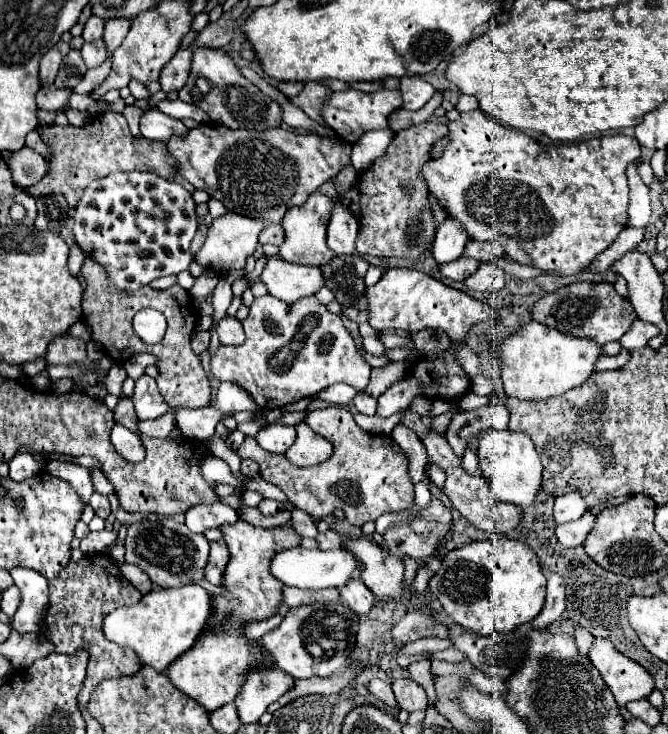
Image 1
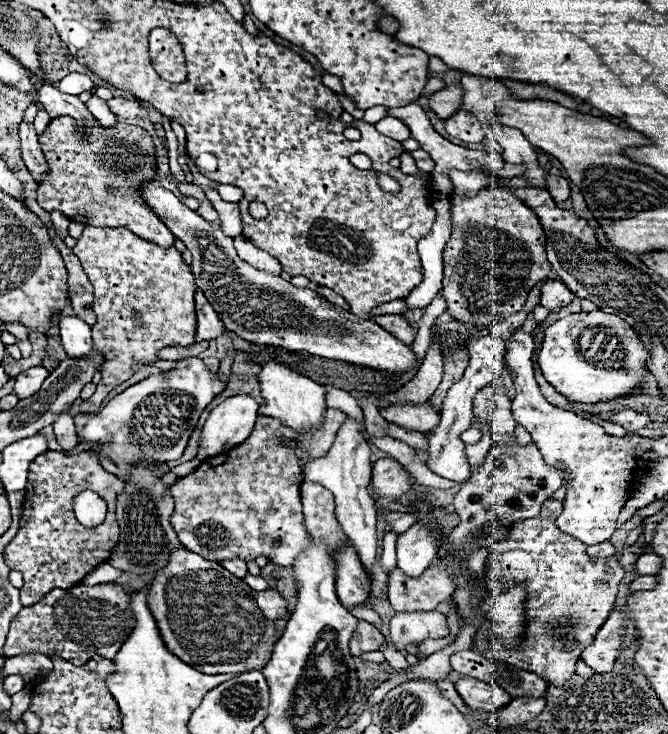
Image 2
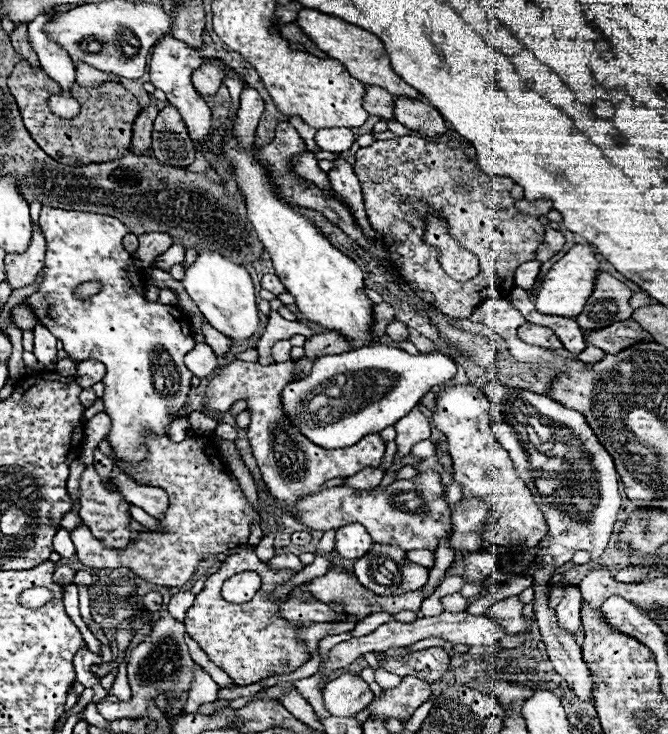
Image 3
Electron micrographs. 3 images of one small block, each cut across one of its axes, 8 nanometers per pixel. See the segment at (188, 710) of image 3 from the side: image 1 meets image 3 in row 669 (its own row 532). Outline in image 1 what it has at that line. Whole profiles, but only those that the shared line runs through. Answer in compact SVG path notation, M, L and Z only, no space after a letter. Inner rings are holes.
M214 502L214 504L192 506L186 512L186 522L184 524L192 532L202 534L208 528L218 528L218 526L224 526L224 524L234 524L236 520L238 520L238 512L236 510L232 510L230 506L224 506L220 502Z

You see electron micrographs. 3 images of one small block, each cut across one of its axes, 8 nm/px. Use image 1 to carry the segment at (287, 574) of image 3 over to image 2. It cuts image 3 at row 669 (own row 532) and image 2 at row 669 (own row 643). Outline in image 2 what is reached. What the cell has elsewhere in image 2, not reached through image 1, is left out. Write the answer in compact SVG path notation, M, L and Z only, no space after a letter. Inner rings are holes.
M190 550L172 552L168 568L154 576L148 592L148 608L152 608L168 648L198 672L208 674L240 674L264 668L278 640L274 622L286 616L286 606L288 600L278 590L256 592L218 562L204 560Z

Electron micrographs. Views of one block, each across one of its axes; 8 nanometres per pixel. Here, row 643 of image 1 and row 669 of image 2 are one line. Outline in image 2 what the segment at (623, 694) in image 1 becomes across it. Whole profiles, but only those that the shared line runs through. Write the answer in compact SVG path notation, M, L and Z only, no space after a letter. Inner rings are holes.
M612 612L608 620L602 624L602 628L596 632L592 644L588 644L582 650L582 660L594 670L594 672L610 672L614 660L618 658L618 650L622 644L622 636L626 634L626 614L624 612Z

